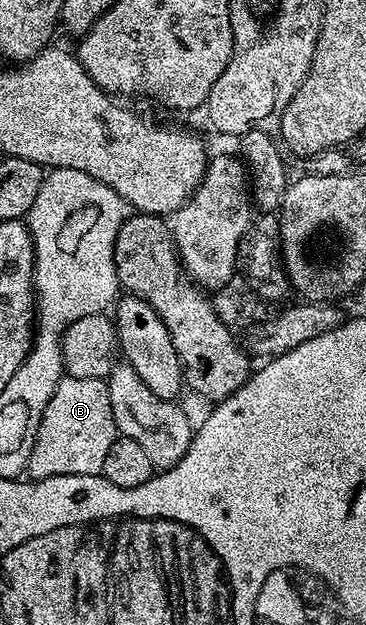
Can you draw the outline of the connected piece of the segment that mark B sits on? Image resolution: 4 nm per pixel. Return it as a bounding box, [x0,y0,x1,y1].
[26,375,118,480]

